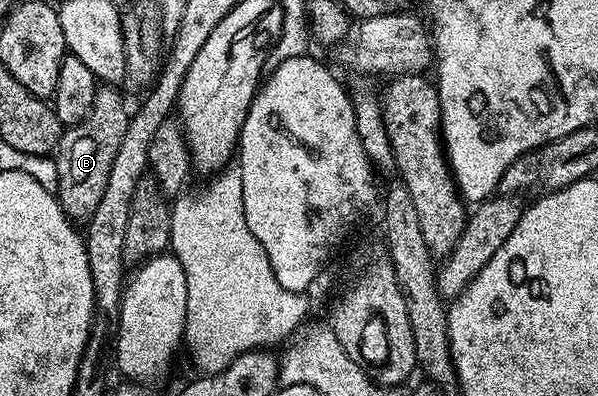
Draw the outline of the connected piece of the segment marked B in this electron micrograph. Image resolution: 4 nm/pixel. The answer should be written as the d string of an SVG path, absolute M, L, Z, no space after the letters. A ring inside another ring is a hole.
M115 86L96 87L93 104L89 114L79 124L70 125L59 139L59 146L53 153L59 183L57 199L63 207L63 213L72 222L86 222L97 210L101 194L105 194L105 182L109 182L109 169L113 166L113 157L129 119L129 108L123 105L123 96Z

